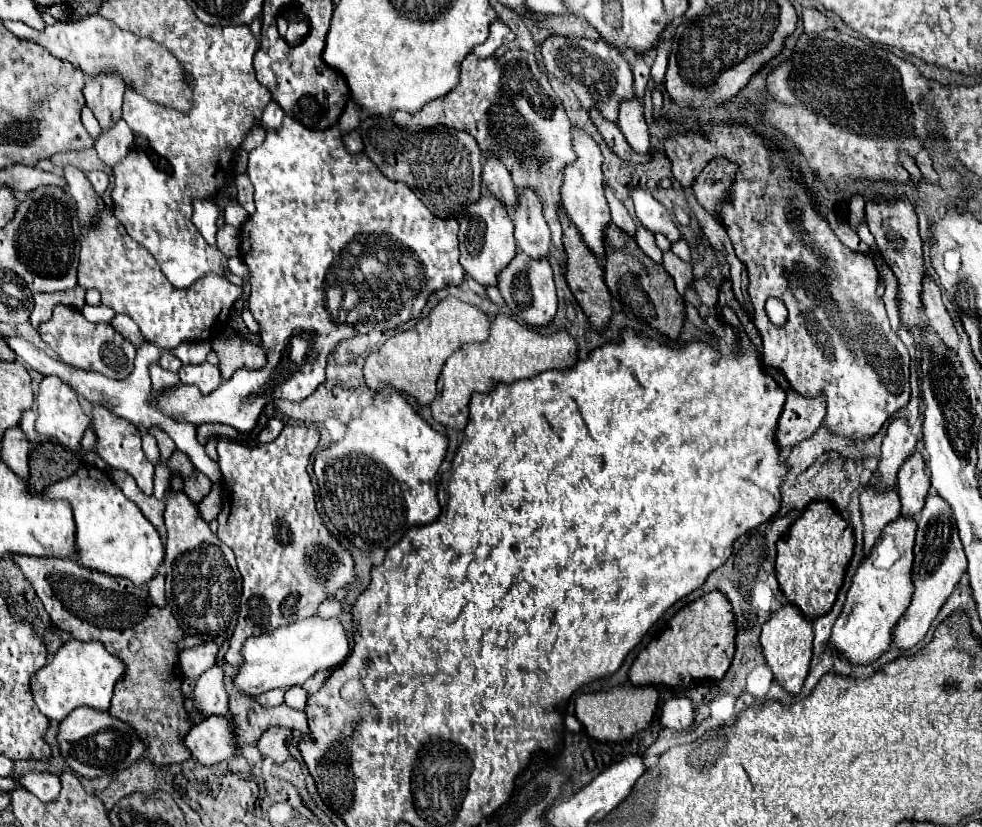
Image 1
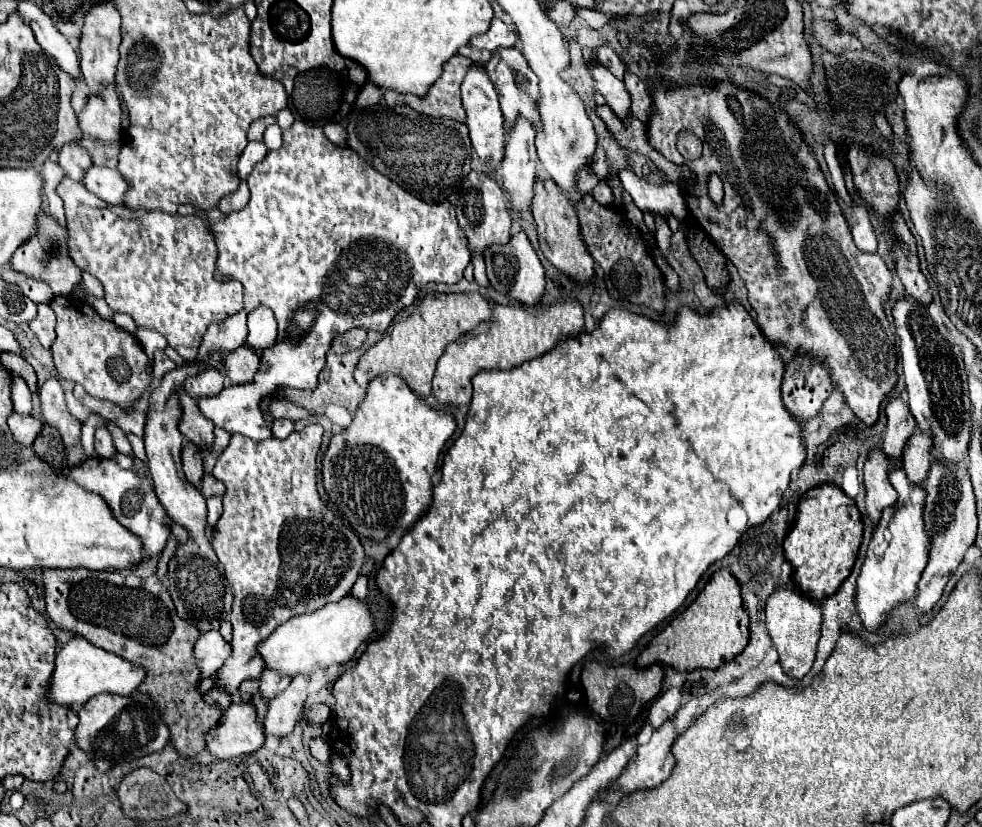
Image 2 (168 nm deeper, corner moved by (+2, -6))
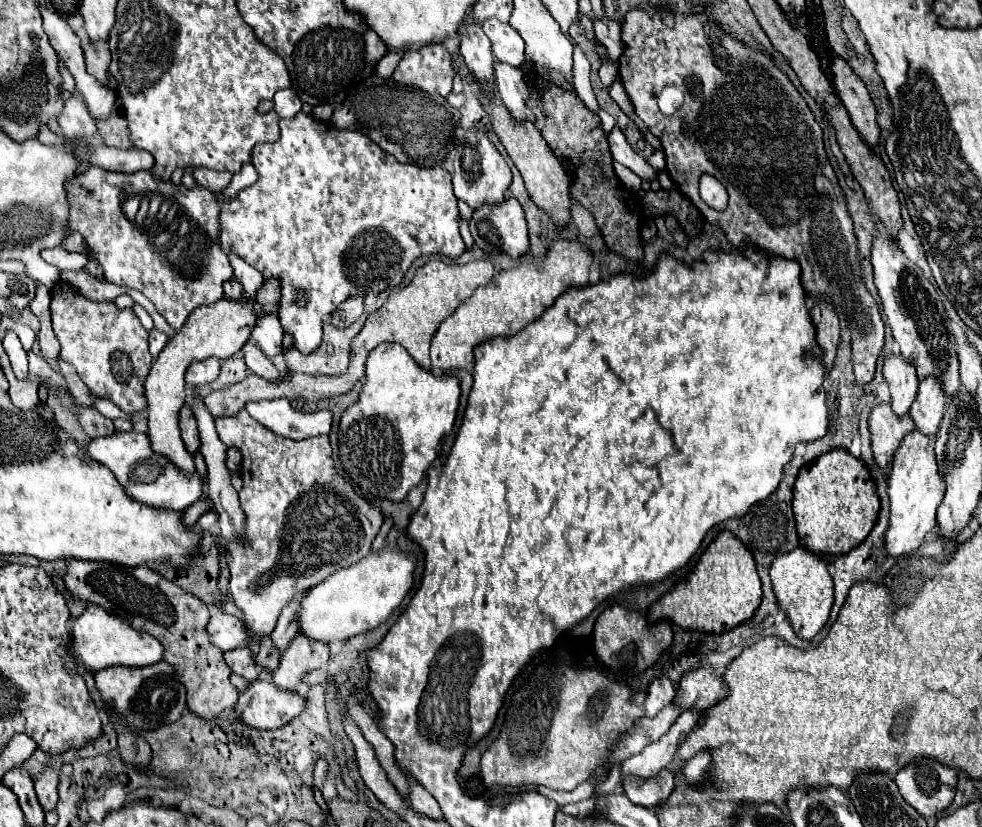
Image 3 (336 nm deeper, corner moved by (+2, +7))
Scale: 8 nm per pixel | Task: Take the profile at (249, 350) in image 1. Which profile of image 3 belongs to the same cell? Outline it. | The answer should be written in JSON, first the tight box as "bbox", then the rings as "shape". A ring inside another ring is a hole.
{"bbox":[242,342,280,380],"shape":[[[246,342],[242,348],[242,356],[246,362],[246,368],[266,380],[278,380],[280,374],[278,370],[272,366],[272,362],[264,356],[264,352],[260,352],[260,348],[256,348],[256,344]]]}

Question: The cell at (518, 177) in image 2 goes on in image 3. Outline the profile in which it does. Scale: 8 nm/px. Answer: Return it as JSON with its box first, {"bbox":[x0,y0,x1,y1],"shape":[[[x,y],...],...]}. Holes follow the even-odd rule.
{"bbox":[494,62,532,122],"shape":[[[494,62],[496,88],[504,108],[510,112],[512,122],[524,122],[528,118],[528,98],[532,96],[532,84],[526,74],[508,64]]]}

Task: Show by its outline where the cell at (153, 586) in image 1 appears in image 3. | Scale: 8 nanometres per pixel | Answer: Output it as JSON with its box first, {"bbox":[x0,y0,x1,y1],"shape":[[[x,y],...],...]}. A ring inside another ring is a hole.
{"bbox":[180,500,212,526],"shape":[[[198,500],[194,506],[190,506],[188,510],[184,510],[180,516],[182,516],[182,522],[186,524],[186,526],[192,526],[192,524],[196,524],[196,520],[208,510],[208,504],[212,504],[210,500]]]}

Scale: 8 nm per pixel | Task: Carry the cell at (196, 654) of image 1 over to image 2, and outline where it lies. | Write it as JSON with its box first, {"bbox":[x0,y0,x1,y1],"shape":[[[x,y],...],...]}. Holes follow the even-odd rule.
{"bbox":[194,631,232,677],"shape":[[[208,631],[200,635],[194,645],[196,663],[202,671],[202,677],[212,677],[220,669],[220,665],[224,665],[230,653],[232,653],[232,645],[222,639],[220,631]]]}

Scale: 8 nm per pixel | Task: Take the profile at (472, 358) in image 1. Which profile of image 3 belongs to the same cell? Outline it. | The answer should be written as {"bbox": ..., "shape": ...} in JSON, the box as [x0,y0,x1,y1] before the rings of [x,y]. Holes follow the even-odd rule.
{"bbox":[430,240,592,372],"shape":[[[558,240],[550,246],[544,258],[528,258],[528,262],[522,262],[514,270],[498,272],[488,286],[480,286],[472,298],[468,298],[468,304],[462,304],[450,318],[444,320],[444,324],[440,324],[430,348],[432,368],[442,372],[470,368],[474,362],[472,350],[480,342],[518,334],[528,324],[538,320],[558,296],[568,292],[568,288],[586,288],[590,264],[592,254],[584,246],[578,242]]]}

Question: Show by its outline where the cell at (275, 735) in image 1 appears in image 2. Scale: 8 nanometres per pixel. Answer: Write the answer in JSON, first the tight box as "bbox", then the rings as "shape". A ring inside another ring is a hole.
{"bbox":[264,675,310,737],"shape":[[[310,675],[294,677],[292,683],[282,693],[278,693],[278,697],[268,701],[268,713],[264,719],[266,735],[272,733],[284,737],[294,729],[296,721],[300,719],[304,701],[308,697],[308,683]]]}

